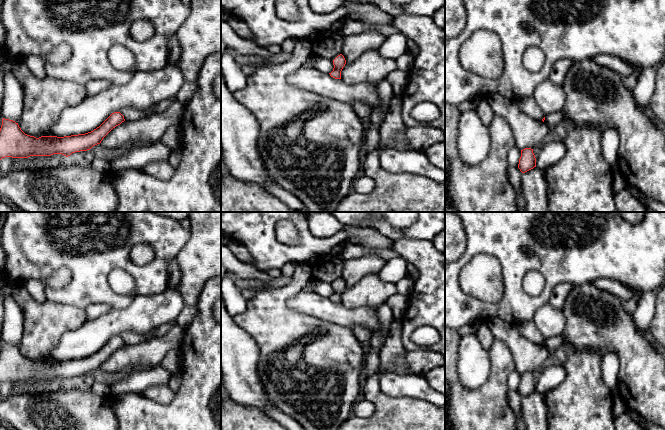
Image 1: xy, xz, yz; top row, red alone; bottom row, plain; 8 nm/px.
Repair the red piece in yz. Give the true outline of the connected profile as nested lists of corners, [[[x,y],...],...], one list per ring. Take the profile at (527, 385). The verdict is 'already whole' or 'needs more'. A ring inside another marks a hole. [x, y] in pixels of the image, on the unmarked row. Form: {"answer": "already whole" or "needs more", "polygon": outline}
{"answer": "already whole", "polygon": [[[525,372],[521,374],[521,381],[519,383],[518,392],[522,397],[525,397],[536,391],[536,382],[533,373]]]}

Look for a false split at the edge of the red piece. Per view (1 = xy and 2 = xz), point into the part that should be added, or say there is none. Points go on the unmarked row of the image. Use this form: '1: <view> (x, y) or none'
1: none
2: none

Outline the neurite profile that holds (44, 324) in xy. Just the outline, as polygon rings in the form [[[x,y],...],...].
[[[22,285],[16,288],[14,299],[23,314],[23,332],[18,349],[30,360],[48,356],[66,332],[88,321],[84,309],[50,301],[39,303]]]

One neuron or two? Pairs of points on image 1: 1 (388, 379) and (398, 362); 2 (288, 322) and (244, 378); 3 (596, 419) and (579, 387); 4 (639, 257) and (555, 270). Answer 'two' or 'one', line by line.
1: two
2: two
3: one
4: one

